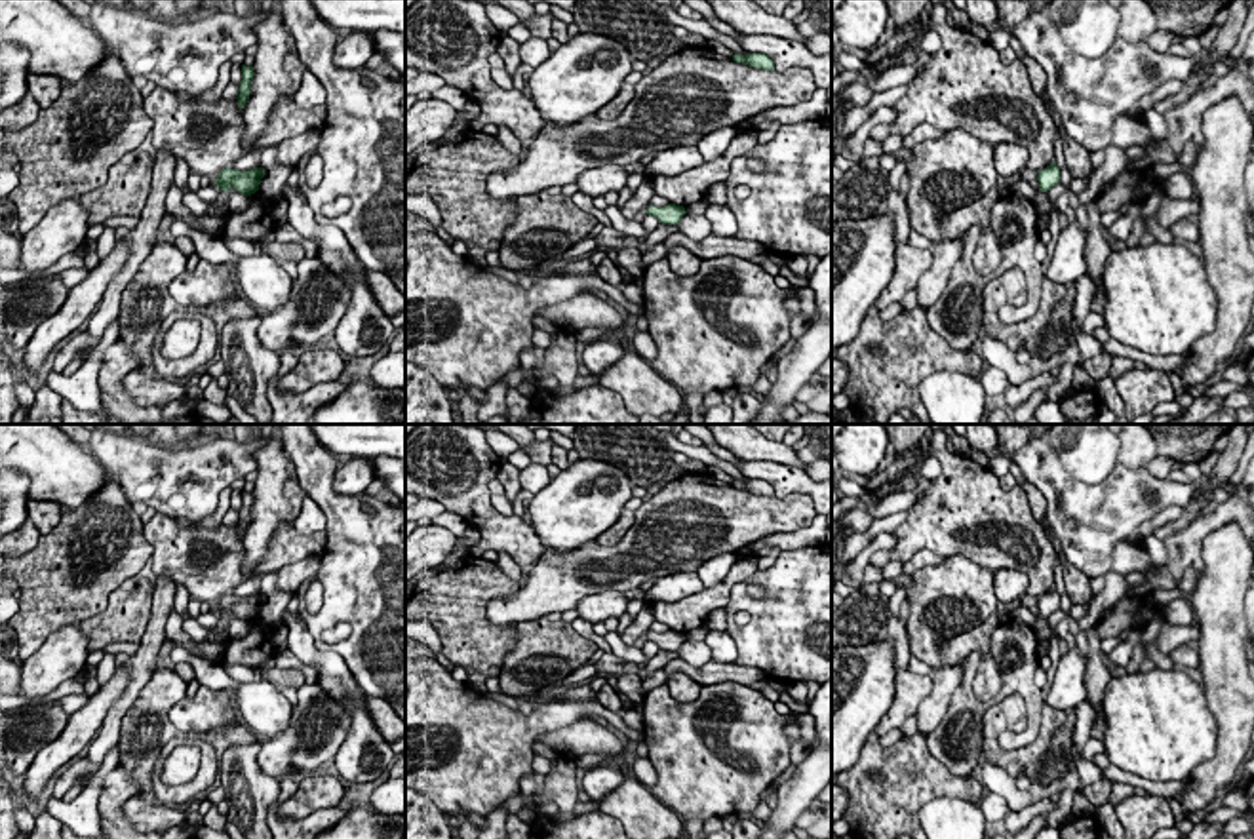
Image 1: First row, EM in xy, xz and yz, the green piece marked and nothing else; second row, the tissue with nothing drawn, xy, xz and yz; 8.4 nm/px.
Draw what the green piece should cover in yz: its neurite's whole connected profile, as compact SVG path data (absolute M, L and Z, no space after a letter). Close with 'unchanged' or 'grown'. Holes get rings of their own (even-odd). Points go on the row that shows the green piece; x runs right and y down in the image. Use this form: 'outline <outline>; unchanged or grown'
outline M1056 162L1041 169L1037 173L1037 181L1039 181L1039 192L1031 204L1039 217L1050 215L1050 202L1047 192L1060 183L1060 167L1056 166Z; grown

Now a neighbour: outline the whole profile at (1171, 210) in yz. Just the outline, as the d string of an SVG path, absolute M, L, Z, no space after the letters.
M1165 190L1161 196L1161 205L1159 209L1151 215L1163 228L1168 228L1187 217L1187 215L1197 215L1199 213L1199 198L1193 194L1187 200L1174 200L1170 198Z

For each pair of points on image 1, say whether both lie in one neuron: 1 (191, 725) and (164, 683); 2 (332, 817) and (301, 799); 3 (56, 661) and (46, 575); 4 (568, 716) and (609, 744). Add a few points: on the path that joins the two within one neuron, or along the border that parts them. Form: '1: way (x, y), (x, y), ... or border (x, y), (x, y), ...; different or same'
1: border (185, 695), (170, 710), (170, 721), (177, 733); different
2: border (337, 805), (316, 809), (297, 819), (278, 815); different
3: border (77, 623), (59, 626), (23, 661); different
4: border (581, 718), (539, 733), (533, 739); different

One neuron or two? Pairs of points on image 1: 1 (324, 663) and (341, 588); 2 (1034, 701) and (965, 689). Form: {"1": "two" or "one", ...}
{"1": "two", "2": "one"}

